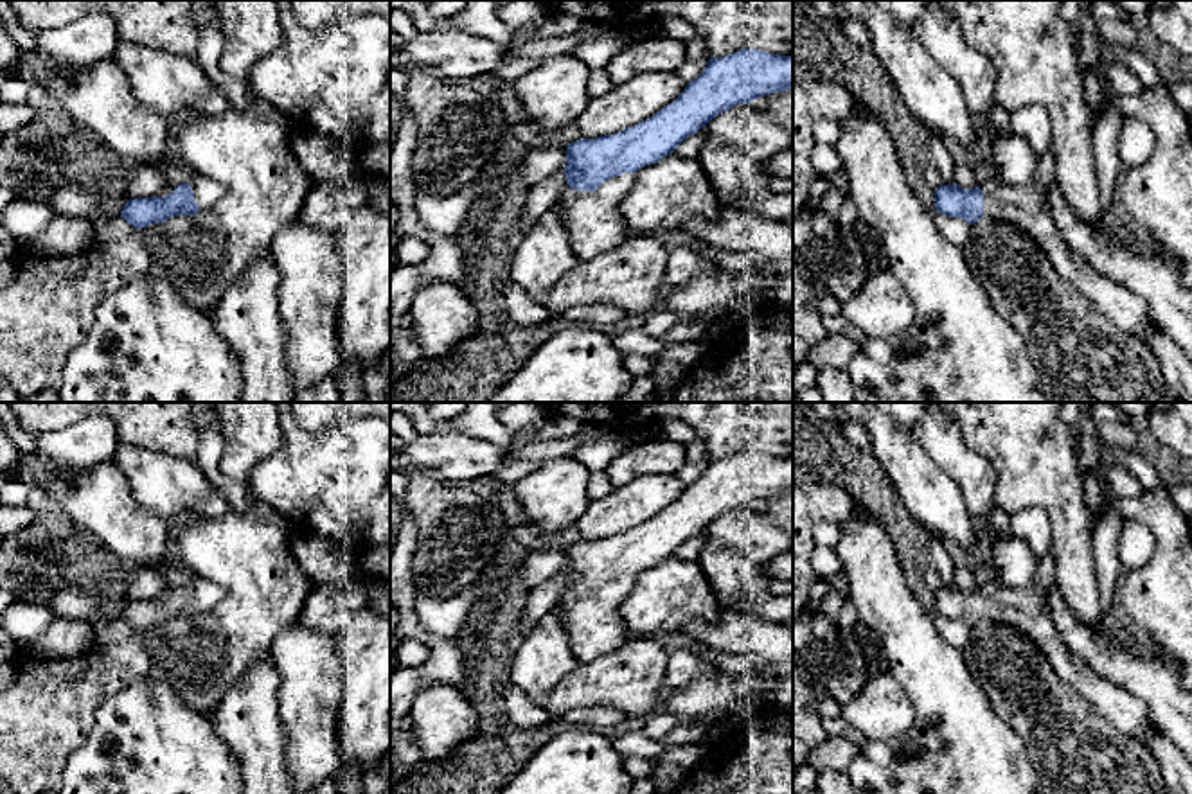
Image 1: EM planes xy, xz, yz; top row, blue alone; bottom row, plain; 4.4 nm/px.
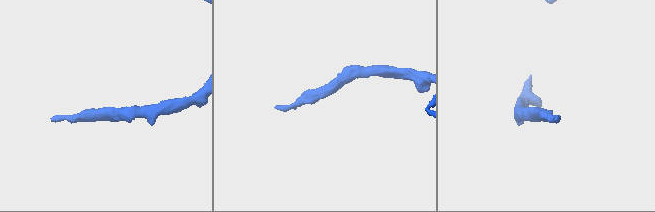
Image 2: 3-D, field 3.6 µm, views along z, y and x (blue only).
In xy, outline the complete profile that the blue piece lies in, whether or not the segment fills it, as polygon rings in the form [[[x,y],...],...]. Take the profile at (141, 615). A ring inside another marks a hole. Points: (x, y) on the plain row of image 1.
[[[167,586],[158,598],[129,602],[122,613],[124,620],[135,631],[164,625],[173,618],[194,618],[201,604],[194,598],[191,586]]]

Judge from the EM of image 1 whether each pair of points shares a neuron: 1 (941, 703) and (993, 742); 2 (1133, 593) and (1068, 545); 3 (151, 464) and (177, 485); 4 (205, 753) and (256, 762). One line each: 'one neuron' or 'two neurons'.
1: one neuron
2: two neurons
3: one neuron
4: two neurons

